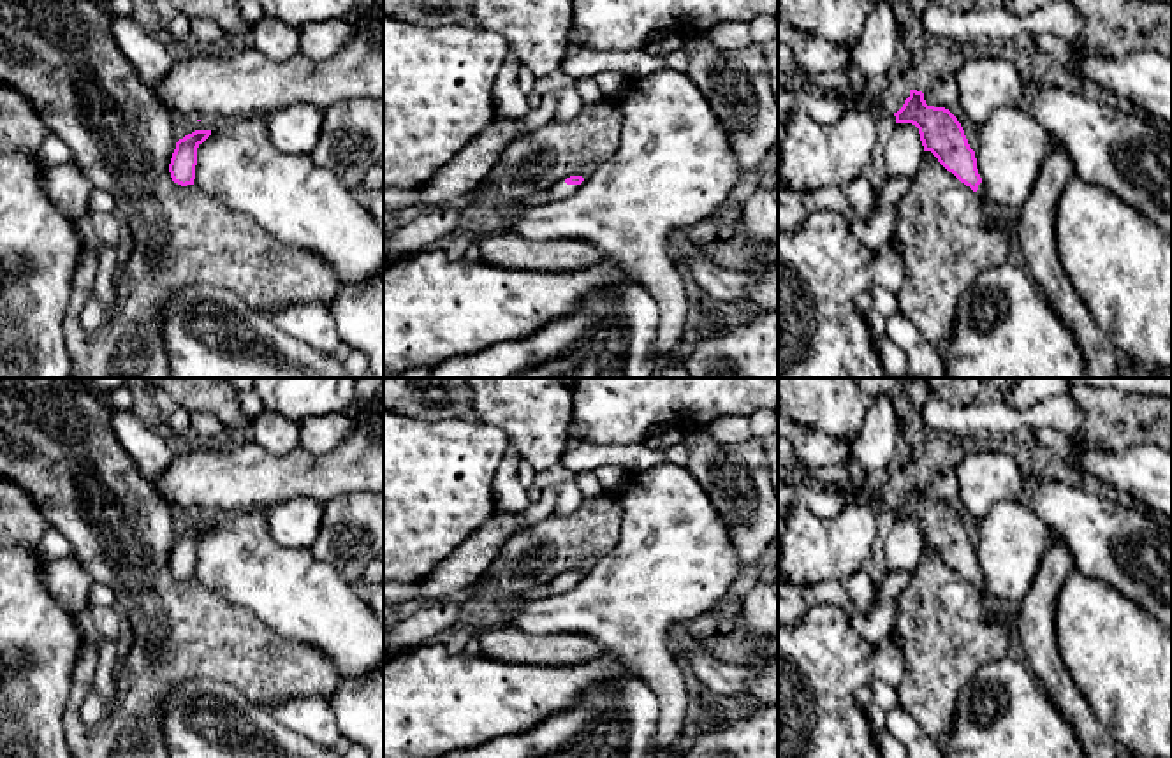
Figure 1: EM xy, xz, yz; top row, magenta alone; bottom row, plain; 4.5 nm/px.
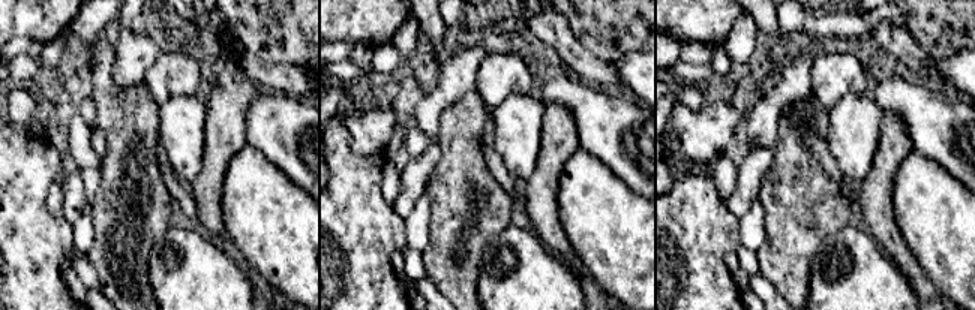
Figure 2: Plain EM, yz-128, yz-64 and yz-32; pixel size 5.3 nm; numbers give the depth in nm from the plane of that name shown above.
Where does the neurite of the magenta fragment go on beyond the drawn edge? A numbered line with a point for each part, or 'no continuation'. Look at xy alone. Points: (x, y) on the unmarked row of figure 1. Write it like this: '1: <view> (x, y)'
1: xy (182, 519)

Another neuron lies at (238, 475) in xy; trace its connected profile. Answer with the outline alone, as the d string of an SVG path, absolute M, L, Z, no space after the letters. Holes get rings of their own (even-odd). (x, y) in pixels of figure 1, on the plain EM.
M357 378L355 399L347 415L354 429L326 454L313 456L297 447L285 456L273 456L250 438L192 443L178 447L172 463L151 484L171 508L190 514L267 510L294 498L311 498L326 505L352 492L384 496L384 378Z

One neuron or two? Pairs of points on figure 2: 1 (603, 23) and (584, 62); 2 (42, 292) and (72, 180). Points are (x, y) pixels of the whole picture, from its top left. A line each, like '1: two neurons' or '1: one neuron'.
1: two neurons
2: two neurons

